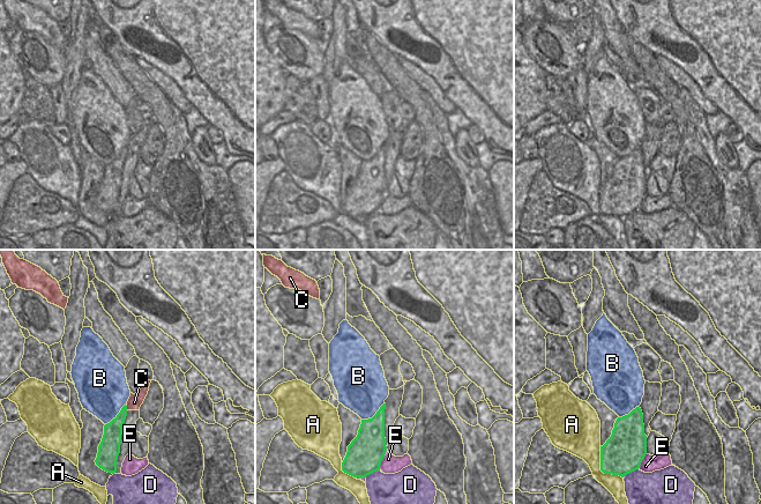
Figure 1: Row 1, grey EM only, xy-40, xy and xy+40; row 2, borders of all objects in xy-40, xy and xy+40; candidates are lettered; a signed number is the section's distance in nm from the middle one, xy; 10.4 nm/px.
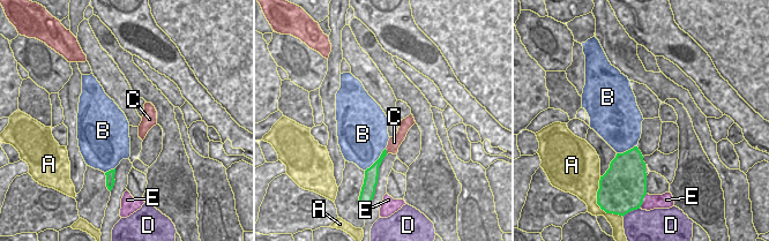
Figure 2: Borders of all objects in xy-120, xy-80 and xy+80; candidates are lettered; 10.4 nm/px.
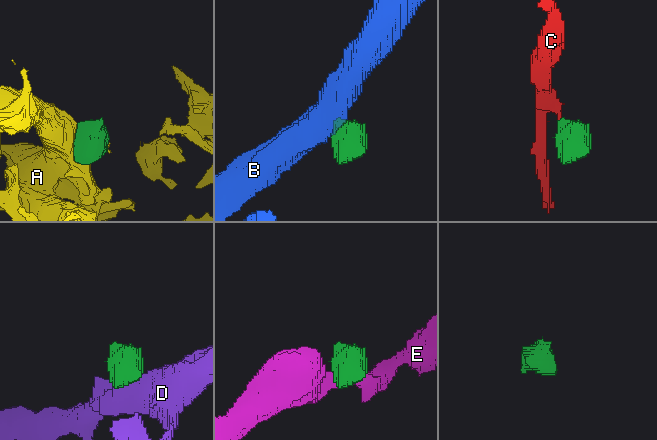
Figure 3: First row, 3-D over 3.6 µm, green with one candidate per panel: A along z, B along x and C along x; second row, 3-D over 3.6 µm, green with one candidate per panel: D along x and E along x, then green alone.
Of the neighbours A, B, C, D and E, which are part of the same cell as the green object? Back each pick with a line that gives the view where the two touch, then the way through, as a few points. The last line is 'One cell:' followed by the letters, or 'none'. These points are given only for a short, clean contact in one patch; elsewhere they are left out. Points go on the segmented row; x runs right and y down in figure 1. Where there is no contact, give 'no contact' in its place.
C: xy-40 | across xy-40 (114, 428), (126, 408), (134, 402)
One cell: C

